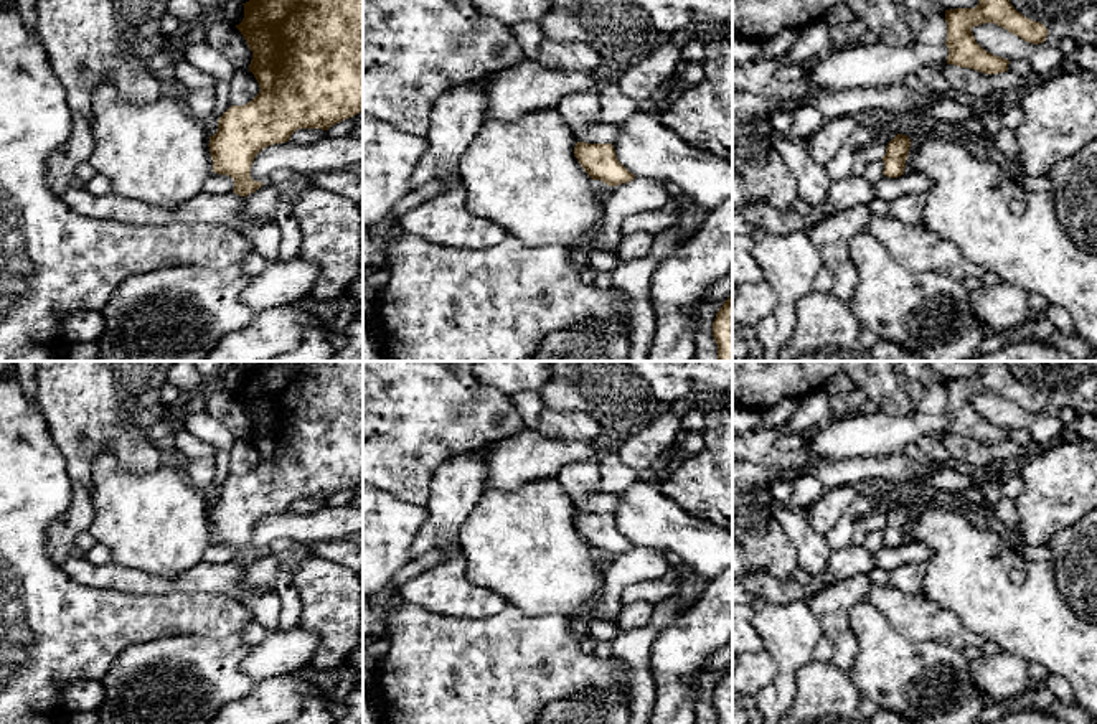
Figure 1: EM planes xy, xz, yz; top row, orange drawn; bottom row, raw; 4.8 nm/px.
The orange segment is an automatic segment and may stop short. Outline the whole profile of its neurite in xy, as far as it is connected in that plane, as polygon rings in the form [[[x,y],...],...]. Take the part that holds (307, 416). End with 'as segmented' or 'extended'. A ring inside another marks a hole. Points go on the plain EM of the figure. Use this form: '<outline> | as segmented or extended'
[[[261,361],[242,374],[244,388],[236,397],[252,421],[249,440],[261,460],[251,472],[231,475],[218,488],[218,501],[208,516],[213,541],[231,546],[233,561],[246,567],[264,554],[251,548],[252,531],[262,518],[289,511],[299,498],[328,500],[363,482],[363,361]]] | as segmented

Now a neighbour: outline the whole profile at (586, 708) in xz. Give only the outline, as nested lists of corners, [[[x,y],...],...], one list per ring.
[[[584,691],[551,703],[536,724],[630,724],[630,694]]]

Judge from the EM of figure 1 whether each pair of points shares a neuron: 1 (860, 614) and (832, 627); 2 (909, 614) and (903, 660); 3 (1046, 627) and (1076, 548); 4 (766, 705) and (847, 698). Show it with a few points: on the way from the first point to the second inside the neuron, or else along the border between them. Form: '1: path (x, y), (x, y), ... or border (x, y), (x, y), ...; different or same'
1: border (865, 597), (850, 611), (856, 657); different
2: border (880, 609), (901, 634), (944, 645); different
3: border (1051, 564), (1061, 597), (1079, 617); different
4: border (802, 665), (797, 673), (797, 693), (789, 706); different

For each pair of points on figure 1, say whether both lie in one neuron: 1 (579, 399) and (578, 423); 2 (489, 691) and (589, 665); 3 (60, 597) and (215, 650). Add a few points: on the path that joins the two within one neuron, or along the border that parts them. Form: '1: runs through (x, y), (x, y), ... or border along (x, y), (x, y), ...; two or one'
1: border along (546, 404), (556, 409), (584, 411), (609, 436); two
2: runs through (513, 668), (564, 668); one
3: border along (213, 637), (167, 635), (136, 645); two

